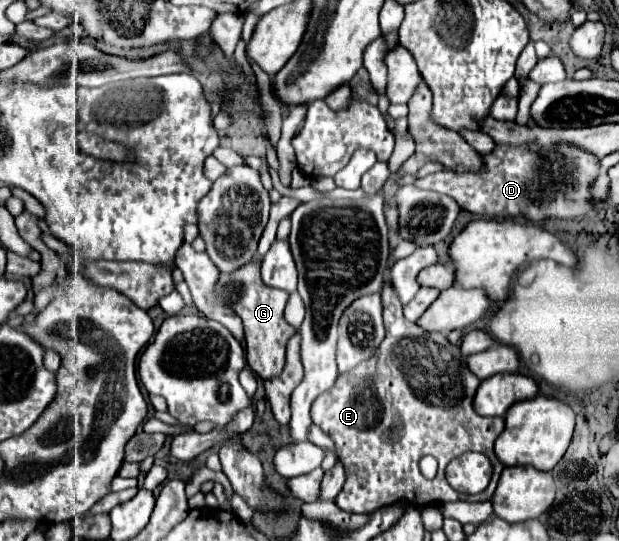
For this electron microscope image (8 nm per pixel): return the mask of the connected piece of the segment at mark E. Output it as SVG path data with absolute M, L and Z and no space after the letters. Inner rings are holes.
M388 282L382 290L382 304L384 304L386 338L382 340L374 358L362 362L360 366L356 366L346 374L340 374L334 388L318 396L310 410L312 422L320 426L334 440L342 464L346 462L346 482L336 498L336 504L346 512L368 514L398 502L406 506L426 508L426 506L440 506L444 502L462 500L462 494L452 490L450 484L446 482L444 468L452 458L456 458L456 454L464 454L468 450L486 452L488 458L494 460L494 476L484 492L480 492L478 496L464 496L464 498L472 502L490 500L496 490L500 472L504 468L504 464L494 454L494 440L504 430L504 418L484 418L474 412L472 400L480 386L480 380L466 366L466 356L460 352L458 346L450 344L442 332L428 332L422 330L418 324L408 322ZM428 454L438 460L438 474L434 480L426 480L418 468L418 460Z

